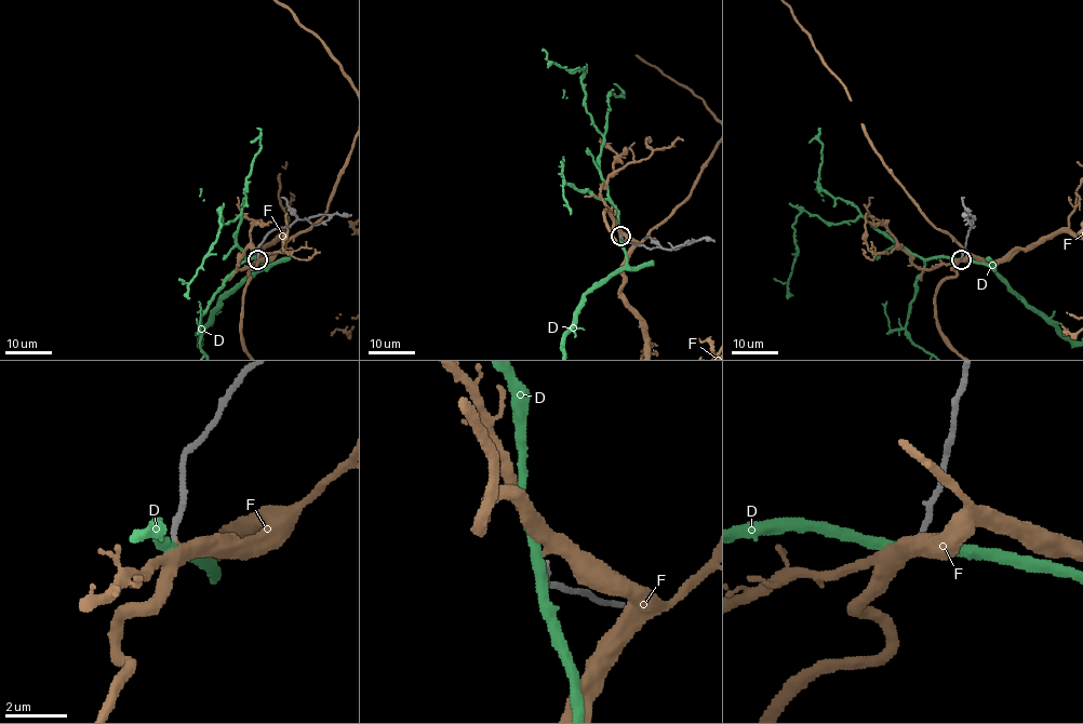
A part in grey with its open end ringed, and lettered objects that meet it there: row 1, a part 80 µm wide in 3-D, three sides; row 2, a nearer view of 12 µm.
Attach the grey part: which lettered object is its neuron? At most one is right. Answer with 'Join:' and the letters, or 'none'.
Join: F

